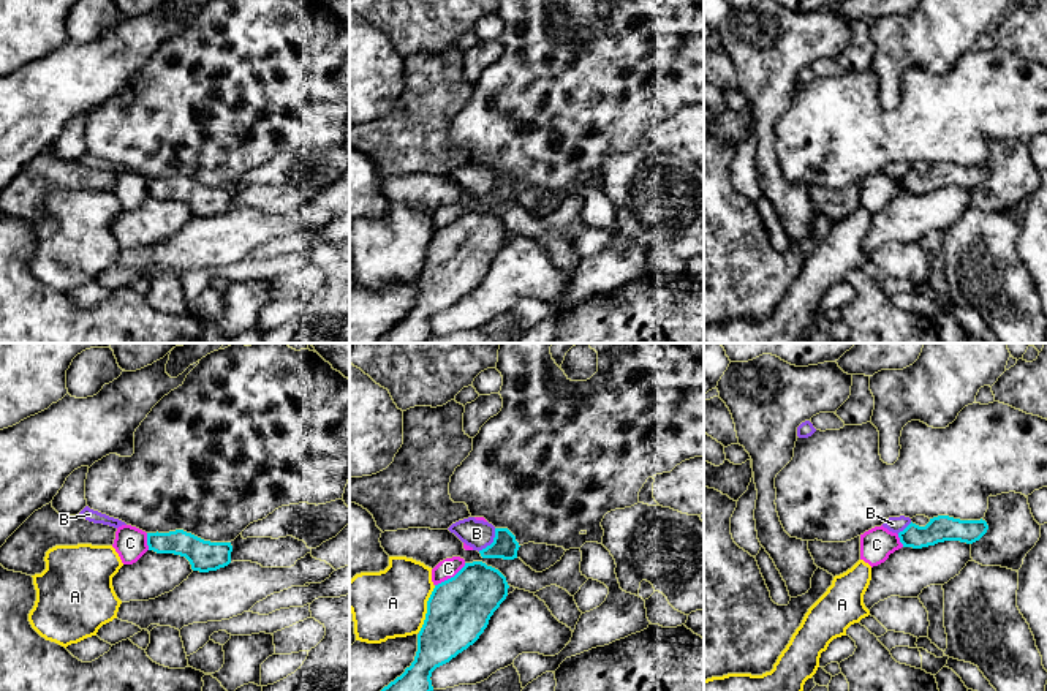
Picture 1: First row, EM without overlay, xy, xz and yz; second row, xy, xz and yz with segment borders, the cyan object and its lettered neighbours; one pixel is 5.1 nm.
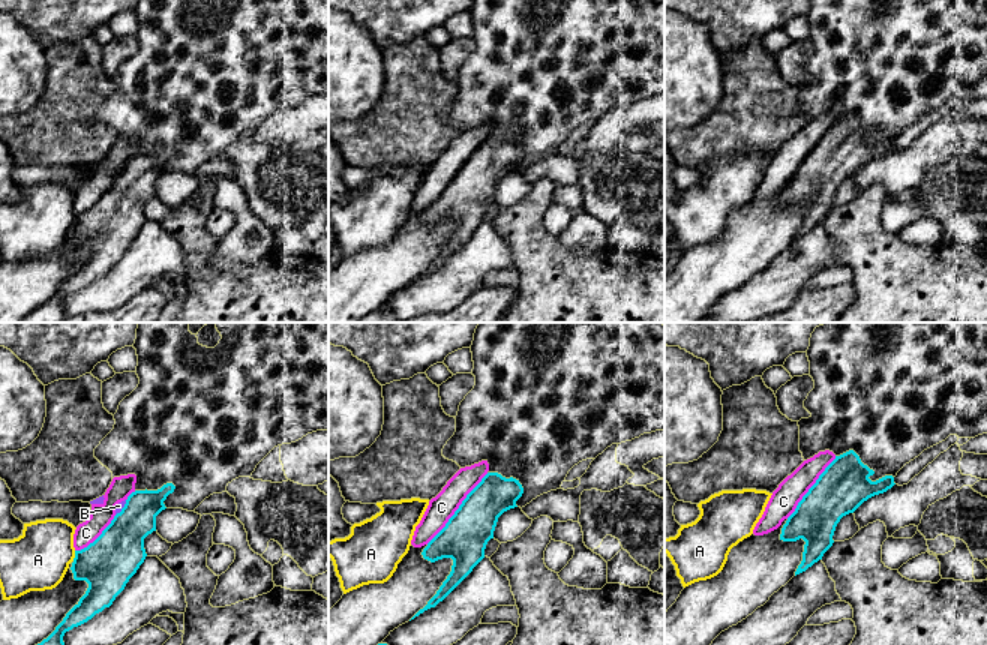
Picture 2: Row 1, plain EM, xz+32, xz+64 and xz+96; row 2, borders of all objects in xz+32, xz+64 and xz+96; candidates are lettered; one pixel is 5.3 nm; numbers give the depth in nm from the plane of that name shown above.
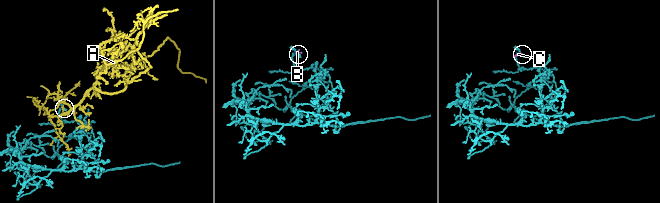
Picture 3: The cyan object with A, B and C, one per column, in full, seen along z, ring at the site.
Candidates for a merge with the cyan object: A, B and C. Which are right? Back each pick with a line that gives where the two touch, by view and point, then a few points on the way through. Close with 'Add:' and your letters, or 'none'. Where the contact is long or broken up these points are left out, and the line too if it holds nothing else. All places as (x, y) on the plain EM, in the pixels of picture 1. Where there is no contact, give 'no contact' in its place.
Add: none

